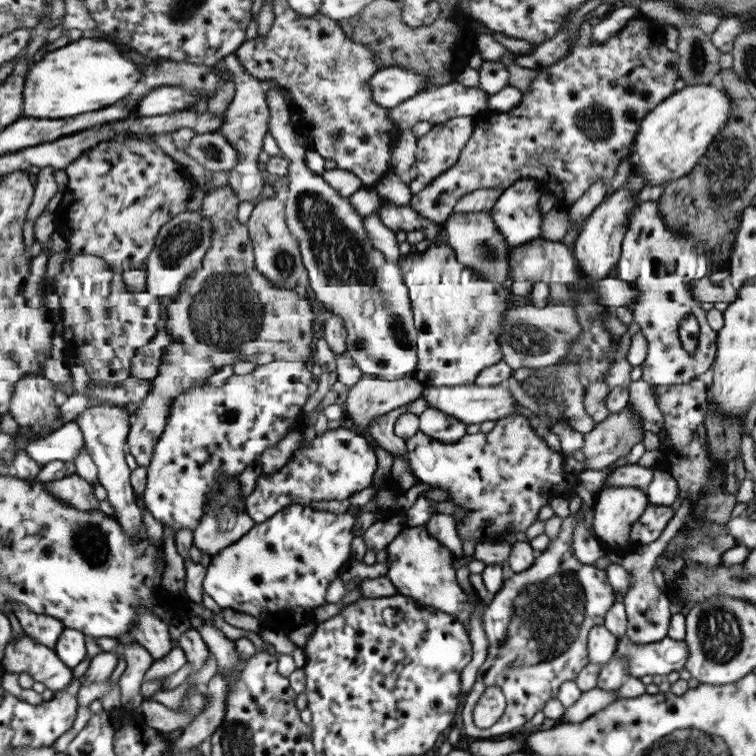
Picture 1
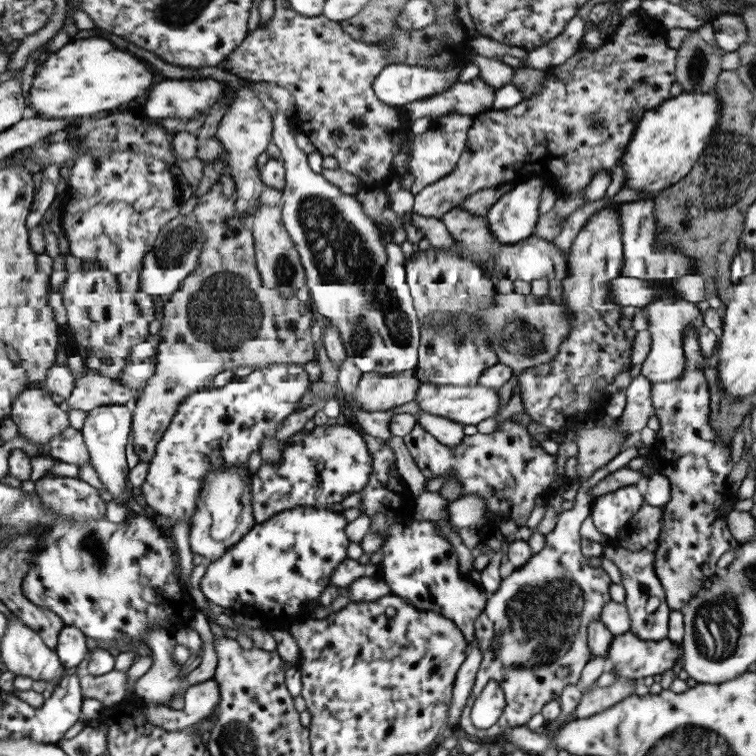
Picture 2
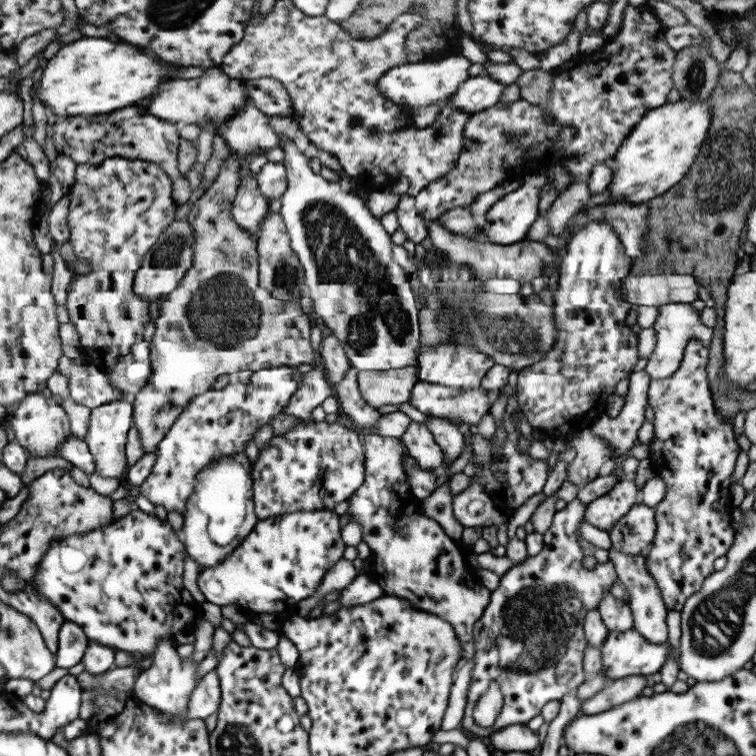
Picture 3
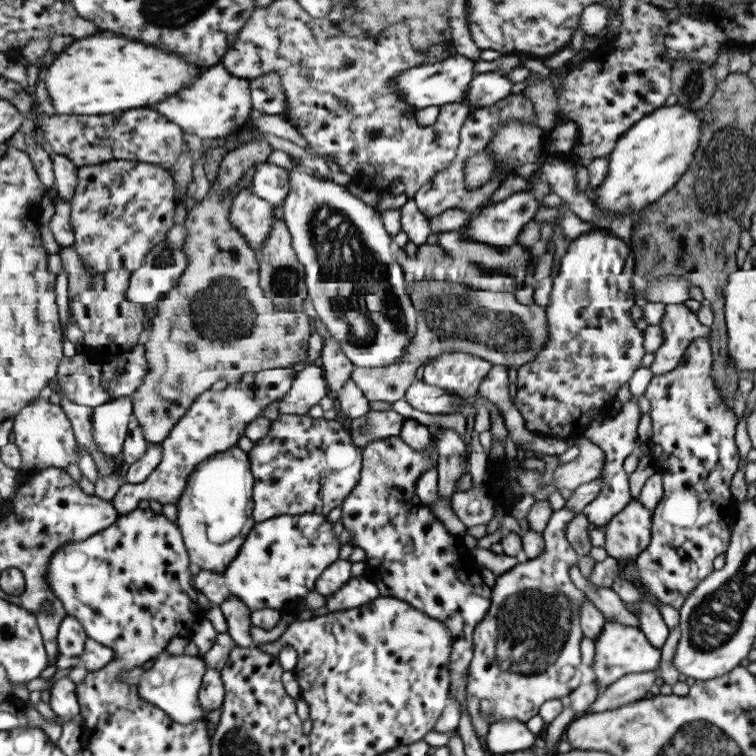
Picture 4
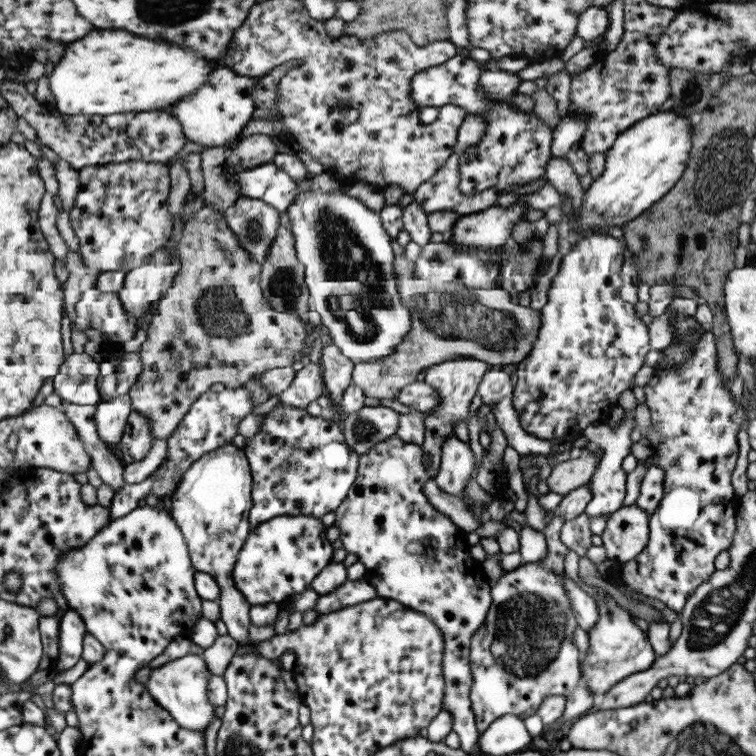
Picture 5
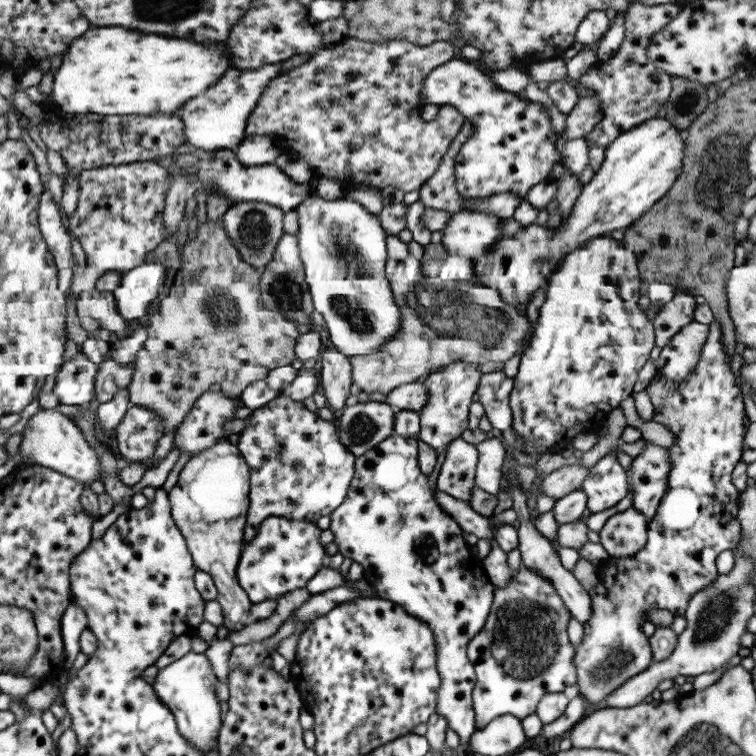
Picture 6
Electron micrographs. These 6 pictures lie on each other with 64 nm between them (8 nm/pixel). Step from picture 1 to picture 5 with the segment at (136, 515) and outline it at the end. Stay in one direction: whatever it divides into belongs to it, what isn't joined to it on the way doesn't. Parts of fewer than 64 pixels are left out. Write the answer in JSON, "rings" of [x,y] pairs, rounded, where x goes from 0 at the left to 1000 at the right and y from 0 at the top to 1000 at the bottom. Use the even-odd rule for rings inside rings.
{"rings":[[[161,521],[128,533],[124,538],[124,562],[130,578],[144,593],[156,590],[163,562],[168,556],[172,538],[169,521]]]}

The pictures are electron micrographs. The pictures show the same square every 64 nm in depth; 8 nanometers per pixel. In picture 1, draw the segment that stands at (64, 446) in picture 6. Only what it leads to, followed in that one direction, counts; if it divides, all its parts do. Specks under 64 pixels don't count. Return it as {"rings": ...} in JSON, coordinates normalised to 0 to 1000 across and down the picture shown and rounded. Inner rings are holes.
{"rings":[[[54,492],[34,495],[21,505],[17,521],[11,529],[11,545],[24,561],[40,566],[50,561],[57,577],[78,566],[79,542],[73,537],[66,503]]]}

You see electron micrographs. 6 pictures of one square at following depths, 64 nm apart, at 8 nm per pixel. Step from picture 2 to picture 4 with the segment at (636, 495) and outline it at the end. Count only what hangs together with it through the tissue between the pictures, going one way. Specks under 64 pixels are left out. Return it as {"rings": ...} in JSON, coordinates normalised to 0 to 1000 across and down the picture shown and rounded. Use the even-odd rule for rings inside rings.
{"rings":[[[845,485],[835,496],[831,503],[831,512],[836,525],[821,536],[819,545],[811,552],[791,553],[782,557],[776,566],[769,573],[774,575],[779,585],[788,587],[799,601],[799,612],[791,630],[794,635],[794,647],[788,657],[770,672],[770,680],[778,688],[780,696],[798,698],[799,693],[816,680],[828,667],[832,667],[835,657],[832,656],[832,642],[829,634],[832,628],[824,620],[825,606],[839,595],[840,579],[843,579],[843,562],[845,558],[845,549],[848,545],[843,538],[843,524],[852,521],[856,507],[862,501],[861,488]]]}

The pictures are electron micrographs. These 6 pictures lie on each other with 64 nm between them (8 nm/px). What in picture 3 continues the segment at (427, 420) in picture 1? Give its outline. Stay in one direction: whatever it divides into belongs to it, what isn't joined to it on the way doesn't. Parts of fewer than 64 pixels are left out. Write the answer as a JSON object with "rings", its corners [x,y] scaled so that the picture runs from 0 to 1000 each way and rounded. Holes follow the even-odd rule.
{"rings":[[[570,550],[562,563],[569,569],[575,587],[585,598],[585,616],[587,622],[610,601],[612,574],[607,565],[594,557]]]}

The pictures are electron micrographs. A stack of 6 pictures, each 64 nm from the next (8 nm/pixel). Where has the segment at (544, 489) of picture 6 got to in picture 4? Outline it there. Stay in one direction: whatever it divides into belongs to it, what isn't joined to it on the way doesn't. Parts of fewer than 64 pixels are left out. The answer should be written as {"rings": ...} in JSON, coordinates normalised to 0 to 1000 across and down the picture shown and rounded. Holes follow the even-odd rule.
{"rings":[[[774,575],[758,582],[765,593],[763,603],[745,614],[739,614],[730,624],[730,636],[739,648],[758,648],[763,643],[791,632],[799,612],[798,597]]]}

